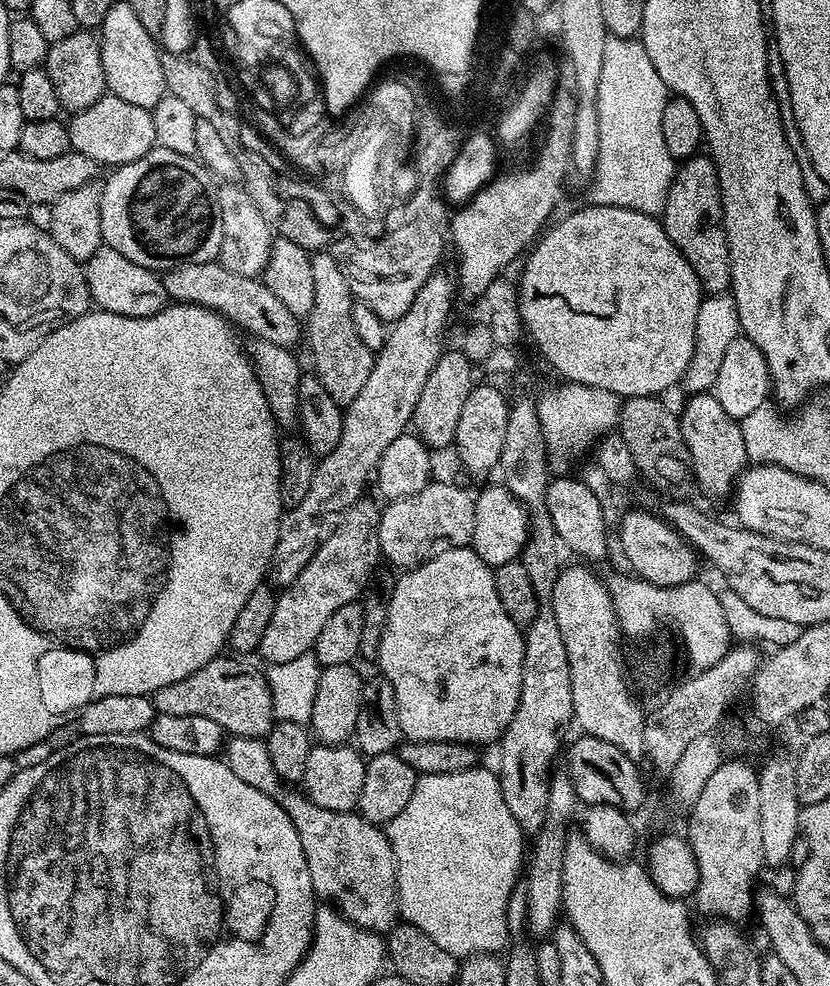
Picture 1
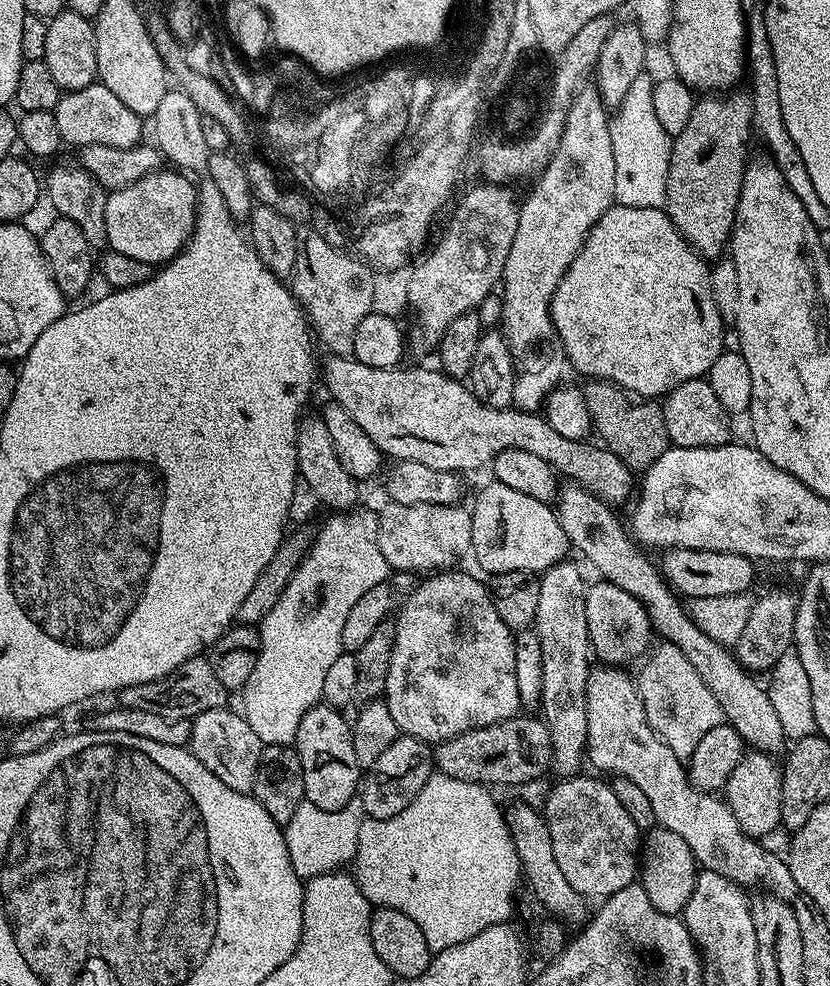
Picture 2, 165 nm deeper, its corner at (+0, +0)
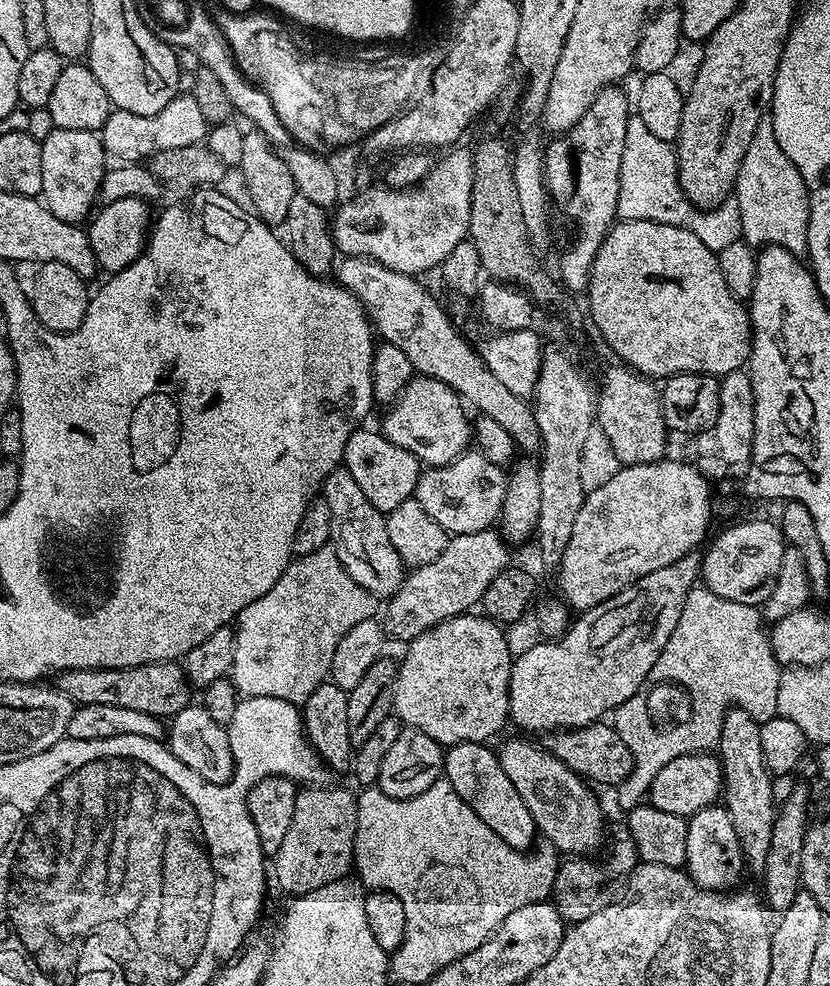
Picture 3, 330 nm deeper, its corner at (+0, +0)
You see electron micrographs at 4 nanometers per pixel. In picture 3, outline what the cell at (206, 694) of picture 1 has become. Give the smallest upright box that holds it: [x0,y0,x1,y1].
[58,660,190,718]

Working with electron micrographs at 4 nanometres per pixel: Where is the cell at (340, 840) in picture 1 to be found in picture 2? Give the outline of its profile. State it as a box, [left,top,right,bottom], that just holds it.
[190,706,265,793]

